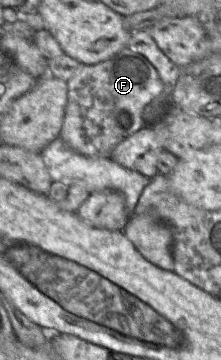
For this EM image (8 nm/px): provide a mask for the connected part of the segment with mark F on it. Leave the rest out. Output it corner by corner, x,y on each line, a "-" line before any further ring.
129,46
111,58
94,65
82,64
66,82
67,104
59,137
75,152
97,158
110,158
116,145
144,126
142,112
155,97
164,93
164,85
154,66
146,57

